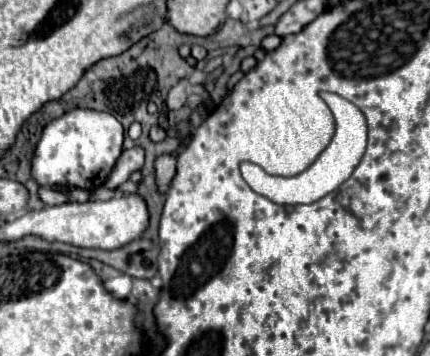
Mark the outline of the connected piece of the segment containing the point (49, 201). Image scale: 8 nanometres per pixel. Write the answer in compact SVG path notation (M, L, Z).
M41 188L39 192L41 200L47 204L47 206L59 206L59 204L67 204L69 202L69 196L61 190L51 190L51 188Z

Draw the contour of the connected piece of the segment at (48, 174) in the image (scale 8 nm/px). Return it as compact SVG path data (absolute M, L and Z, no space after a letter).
M75 108L45 126L31 162L31 172L41 186L75 186L95 190L109 176L121 154L121 146L123 126L115 116Z

